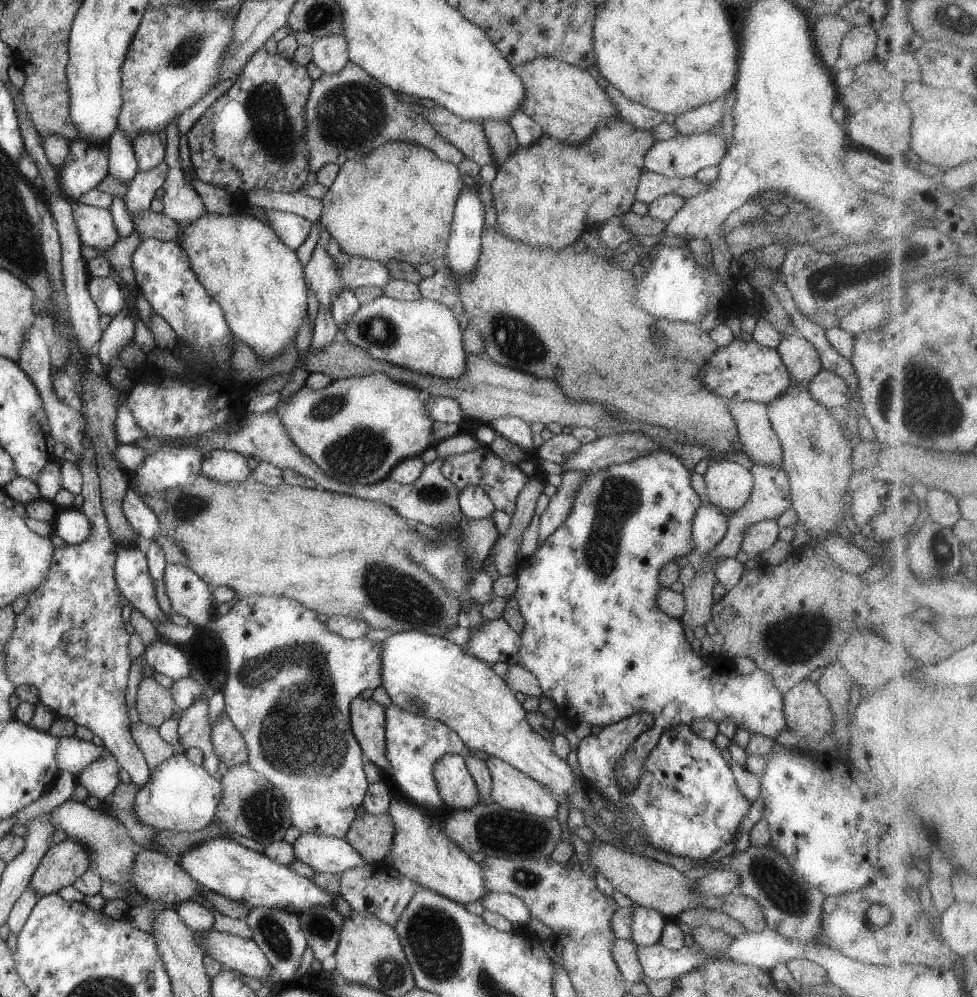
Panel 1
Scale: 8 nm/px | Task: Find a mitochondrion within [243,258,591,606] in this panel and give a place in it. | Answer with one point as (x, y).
(357, 456)

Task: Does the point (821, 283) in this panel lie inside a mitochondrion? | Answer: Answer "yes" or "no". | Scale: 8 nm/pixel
yes

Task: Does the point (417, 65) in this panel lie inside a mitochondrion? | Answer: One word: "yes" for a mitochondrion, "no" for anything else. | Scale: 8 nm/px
no

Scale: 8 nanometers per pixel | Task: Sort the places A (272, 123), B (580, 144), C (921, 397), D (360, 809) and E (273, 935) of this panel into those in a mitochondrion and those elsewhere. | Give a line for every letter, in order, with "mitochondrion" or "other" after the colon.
A: mitochondrion
B: other
C: mitochondrion
D: other
E: mitochondrion

